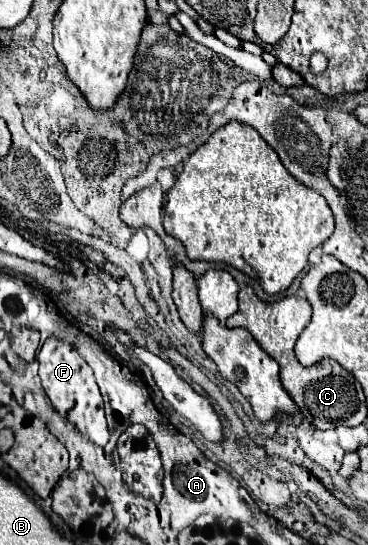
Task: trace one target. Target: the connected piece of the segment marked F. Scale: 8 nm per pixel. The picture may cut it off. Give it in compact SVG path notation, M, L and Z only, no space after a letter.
M48 337L44 345L40 347L36 359L40 361L40 379L46 395L50 397L54 409L66 417L72 425L78 427L82 435L86 435L90 441L94 441L98 447L104 447L108 443L108 427L104 417L104 401L100 395L100 389L94 381L94 373L90 365L78 355L78 351L56 337Z

